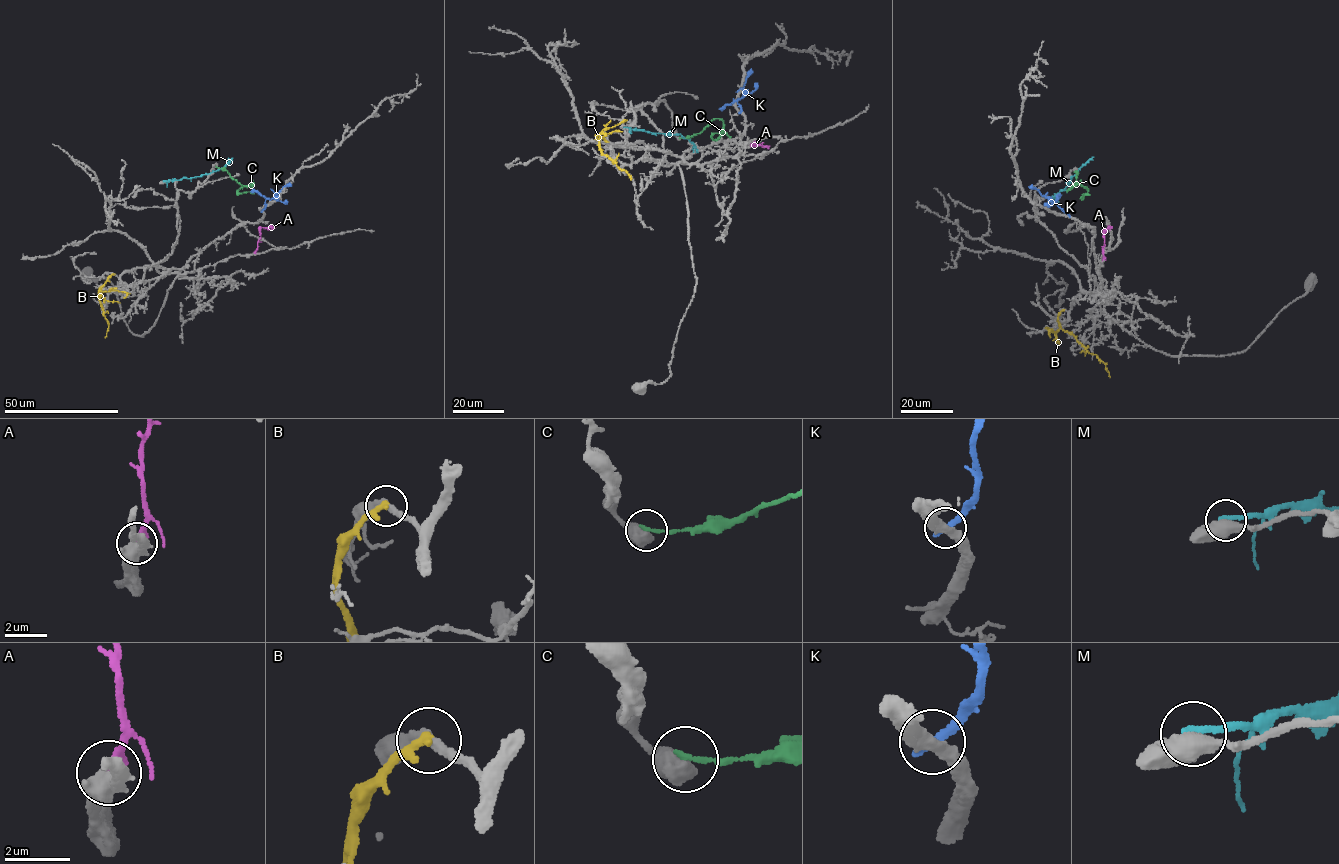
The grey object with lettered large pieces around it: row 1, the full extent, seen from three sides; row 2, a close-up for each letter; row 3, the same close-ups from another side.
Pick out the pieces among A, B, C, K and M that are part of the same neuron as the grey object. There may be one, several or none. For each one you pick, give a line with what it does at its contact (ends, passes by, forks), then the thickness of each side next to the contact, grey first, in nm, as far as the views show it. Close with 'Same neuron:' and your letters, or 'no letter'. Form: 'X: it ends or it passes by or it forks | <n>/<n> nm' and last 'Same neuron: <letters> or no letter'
A: it passes by | 500/180 nm
Same neuron: A

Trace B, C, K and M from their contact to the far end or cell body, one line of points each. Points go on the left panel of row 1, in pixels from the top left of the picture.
B: (113, 274), (98, 296), (109, 326), (105, 337)
C: (216, 167), (224, 169), (243, 186), (252, 186), (253, 183), (241, 187), (237, 193), (253, 194)
K: (262, 211), (266, 200), (291, 184)
M: (164, 181), (210, 173), (222, 168), (232, 157)

